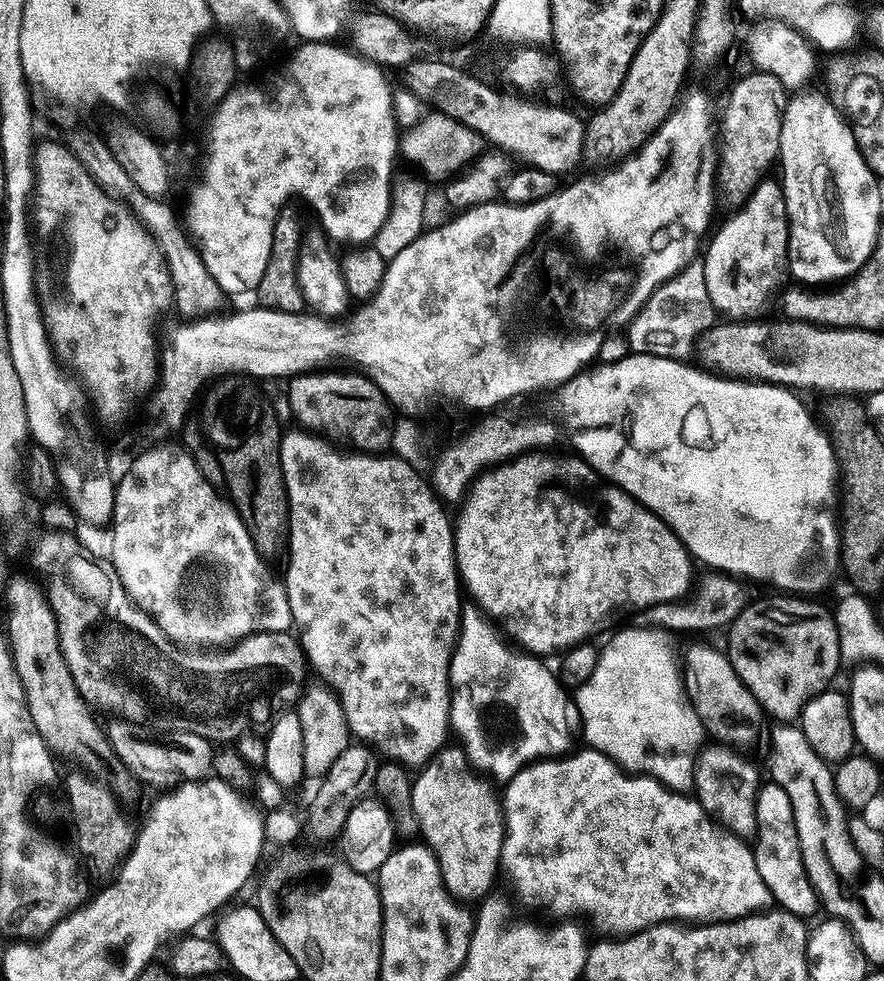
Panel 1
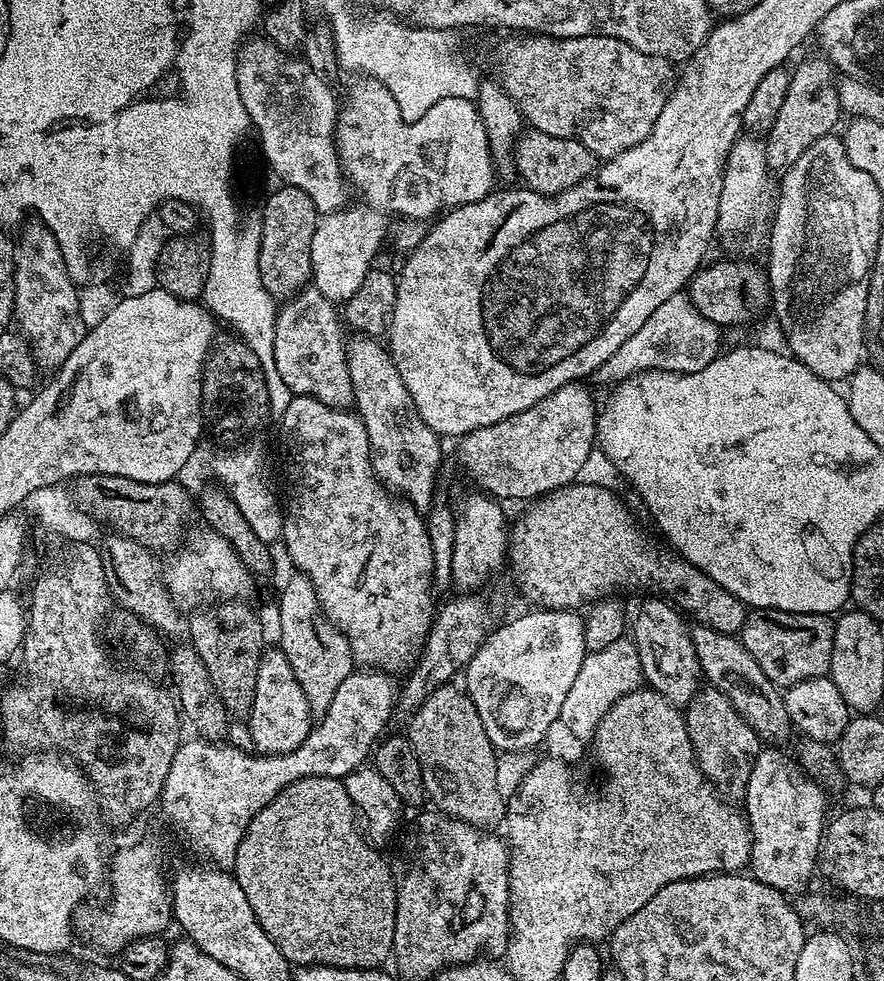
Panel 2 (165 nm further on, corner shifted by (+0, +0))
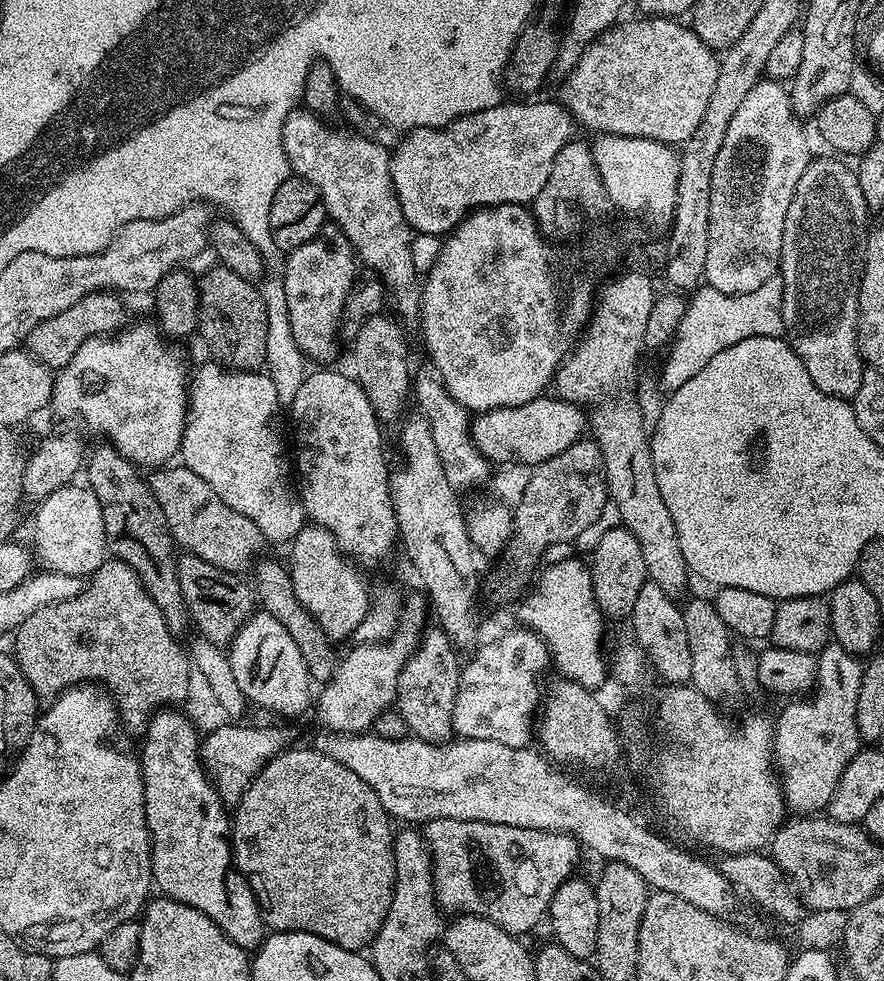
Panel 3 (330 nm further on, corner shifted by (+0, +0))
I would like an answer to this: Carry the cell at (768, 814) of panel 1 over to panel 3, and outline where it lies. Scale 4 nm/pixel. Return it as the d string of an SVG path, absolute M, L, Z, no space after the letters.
M829 642L816 656L816 686L810 695L785 703L784 713L775 717L772 760L785 805L793 813L816 814L819 808L827 809L846 766L861 751L855 710L862 676L861 661L841 644Z

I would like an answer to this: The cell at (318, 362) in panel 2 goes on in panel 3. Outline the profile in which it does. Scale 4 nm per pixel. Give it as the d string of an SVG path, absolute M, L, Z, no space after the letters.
M328 226L310 242L287 253L282 283L286 294L286 310L290 330L300 352L309 361L332 360L336 356L336 331L345 319L344 303L356 284L358 257L345 232Z

